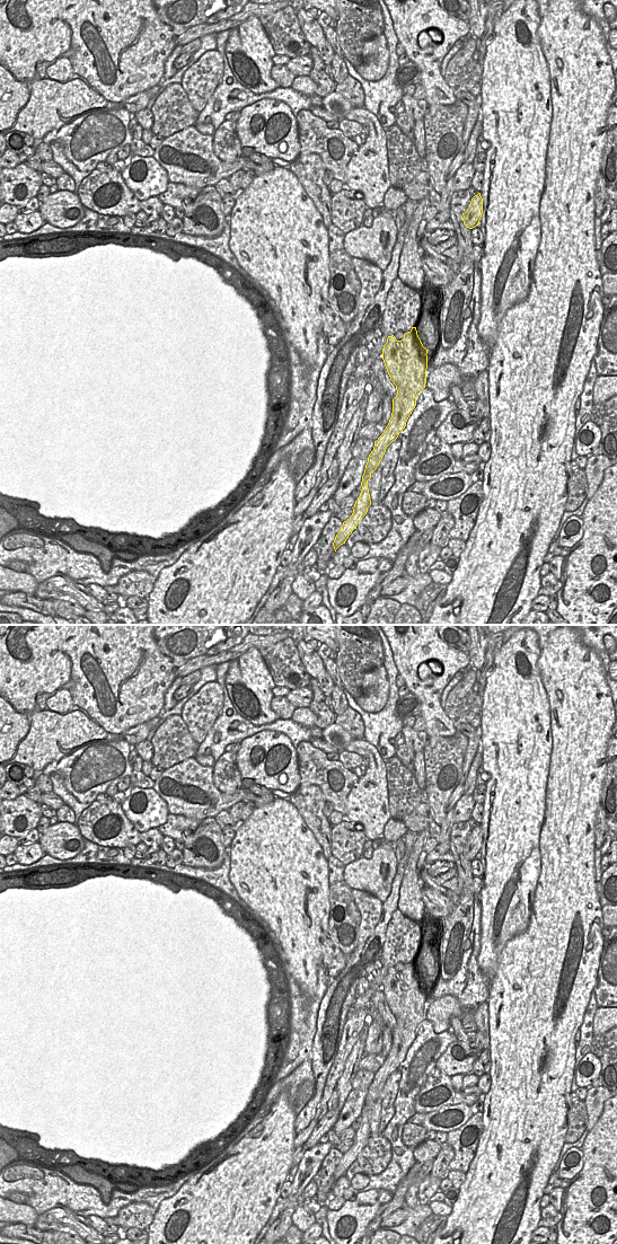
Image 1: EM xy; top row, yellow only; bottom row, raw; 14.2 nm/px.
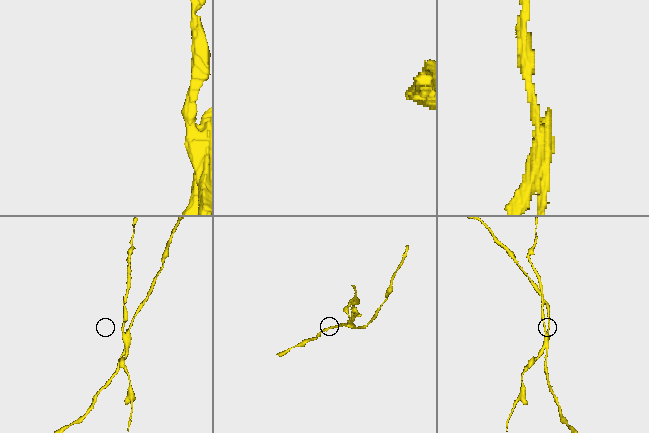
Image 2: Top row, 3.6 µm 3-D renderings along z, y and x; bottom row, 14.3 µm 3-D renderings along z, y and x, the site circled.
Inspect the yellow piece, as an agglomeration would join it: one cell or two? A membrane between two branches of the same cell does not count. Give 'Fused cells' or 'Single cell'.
Fused cells

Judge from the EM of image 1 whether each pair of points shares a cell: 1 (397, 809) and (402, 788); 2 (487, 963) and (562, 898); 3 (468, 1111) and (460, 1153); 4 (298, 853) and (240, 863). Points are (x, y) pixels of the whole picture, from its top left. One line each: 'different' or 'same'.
1: same
2: different
3: different
4: same

